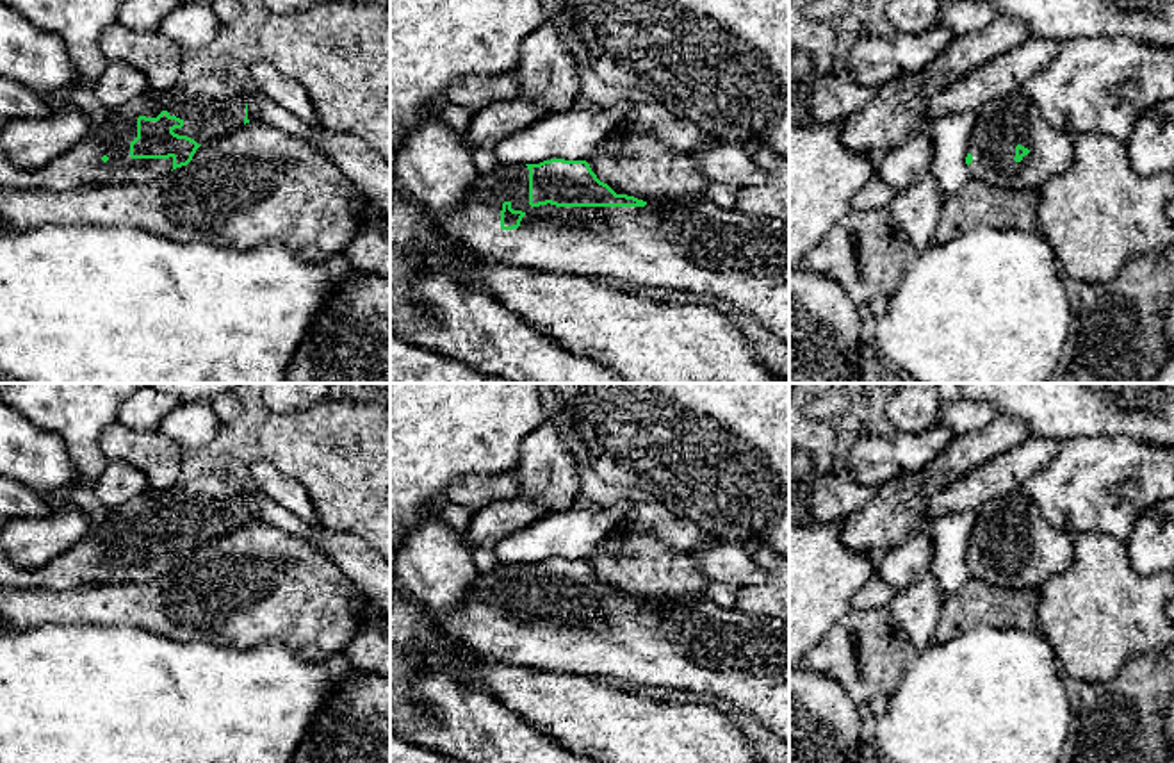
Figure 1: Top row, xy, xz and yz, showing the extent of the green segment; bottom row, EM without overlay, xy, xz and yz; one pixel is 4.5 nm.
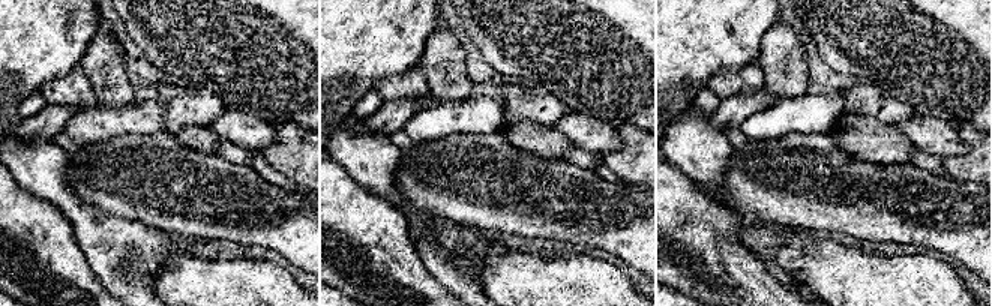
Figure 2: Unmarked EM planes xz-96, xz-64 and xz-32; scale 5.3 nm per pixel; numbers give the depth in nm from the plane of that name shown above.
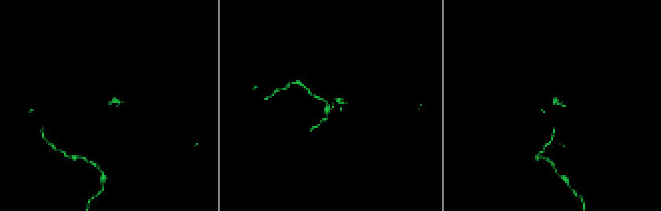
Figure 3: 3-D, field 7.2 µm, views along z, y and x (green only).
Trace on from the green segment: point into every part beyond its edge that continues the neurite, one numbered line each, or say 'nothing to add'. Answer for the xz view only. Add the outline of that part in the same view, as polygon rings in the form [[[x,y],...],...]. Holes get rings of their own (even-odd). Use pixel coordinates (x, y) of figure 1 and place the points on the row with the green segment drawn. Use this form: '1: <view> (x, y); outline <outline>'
1: xz (727, 255); outline [[[499,164],[479,175],[461,205],[451,212],[420,205],[394,176],[390,196],[415,203],[429,226],[486,262],[704,294],[754,316],[789,342],[789,219],[748,216],[705,198],[689,205],[531,207],[529,169],[524,164]],[[504,201],[526,214],[518,228],[501,228]]]

